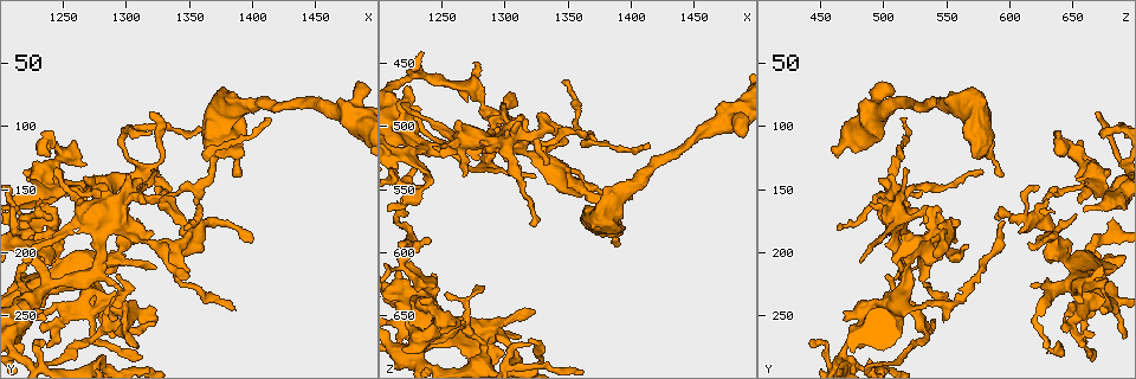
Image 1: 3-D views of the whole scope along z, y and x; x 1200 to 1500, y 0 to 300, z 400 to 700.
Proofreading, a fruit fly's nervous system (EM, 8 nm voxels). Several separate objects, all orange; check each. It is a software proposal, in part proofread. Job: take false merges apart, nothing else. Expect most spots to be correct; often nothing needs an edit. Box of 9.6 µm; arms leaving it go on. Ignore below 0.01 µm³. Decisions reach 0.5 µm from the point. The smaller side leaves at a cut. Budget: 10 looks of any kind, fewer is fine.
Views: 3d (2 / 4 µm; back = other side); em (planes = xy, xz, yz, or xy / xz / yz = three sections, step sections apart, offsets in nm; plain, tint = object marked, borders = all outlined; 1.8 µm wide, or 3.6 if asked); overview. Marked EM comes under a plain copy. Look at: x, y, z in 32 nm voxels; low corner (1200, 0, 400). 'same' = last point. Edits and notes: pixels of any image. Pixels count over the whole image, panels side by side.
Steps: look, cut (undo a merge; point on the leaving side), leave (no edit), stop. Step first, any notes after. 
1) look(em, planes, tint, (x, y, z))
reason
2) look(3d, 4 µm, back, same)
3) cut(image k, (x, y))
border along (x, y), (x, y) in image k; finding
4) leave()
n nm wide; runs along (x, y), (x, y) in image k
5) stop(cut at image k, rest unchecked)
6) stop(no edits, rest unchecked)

look(3d, 2 µm, (1272, 148, 660))
a fork

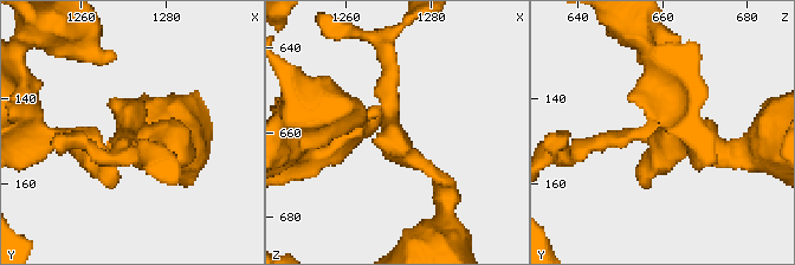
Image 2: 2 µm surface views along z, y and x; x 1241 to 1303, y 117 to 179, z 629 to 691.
look(em, yz, step 16, tint, (1269, 148, 659))
need the tissue

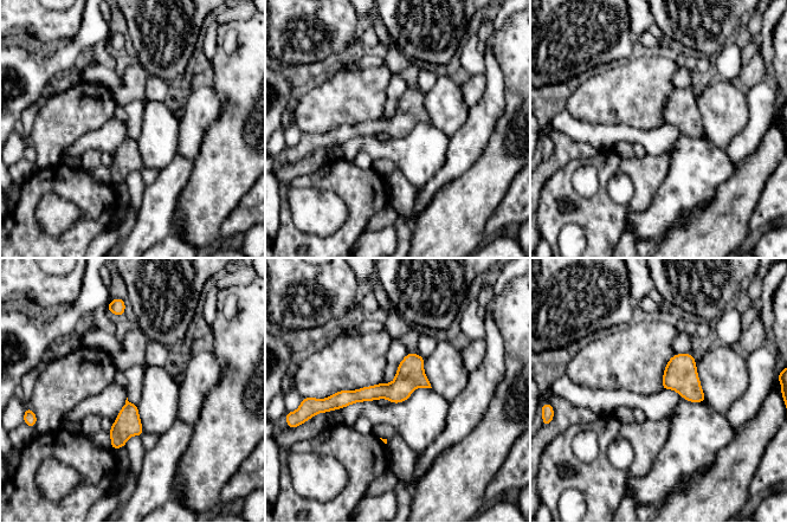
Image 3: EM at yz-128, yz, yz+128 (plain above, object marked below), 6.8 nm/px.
look(em, planes, tint, same)

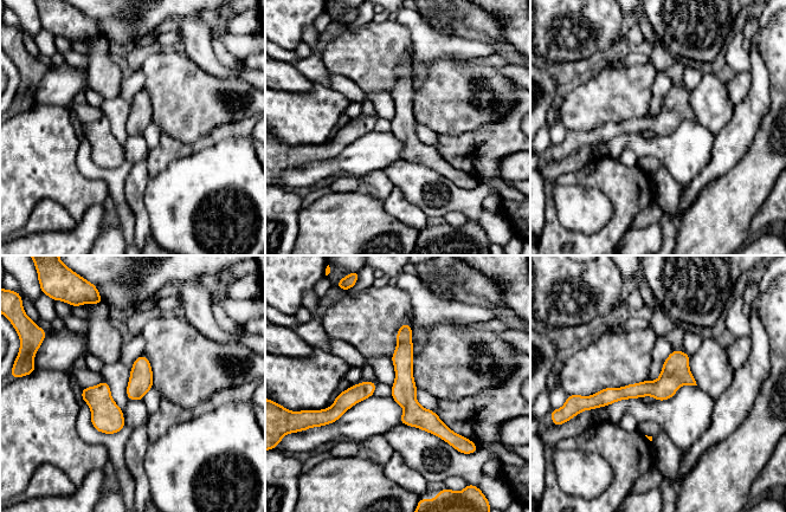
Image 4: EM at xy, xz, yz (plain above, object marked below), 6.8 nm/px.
leave()
runs along (405, 326), (404, 394), (451, 434) in image 4; one neuron here

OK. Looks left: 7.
look(em, yz, step 4, tint, (1228, 202, 524))
abrupt turn

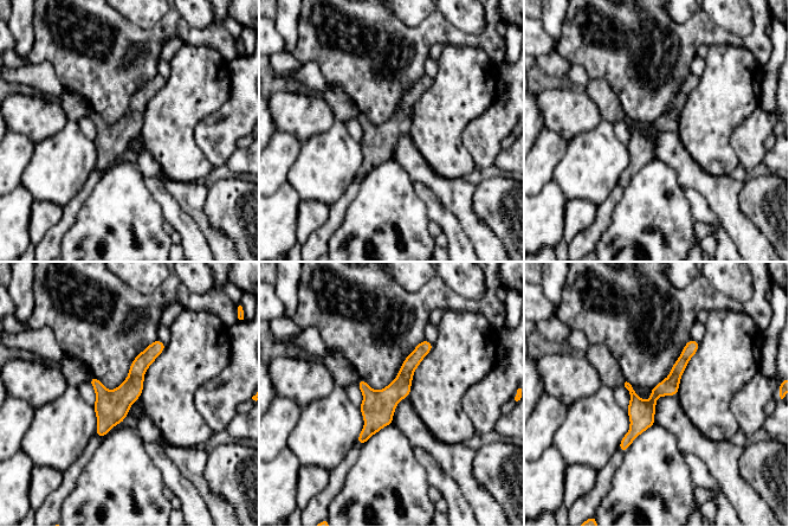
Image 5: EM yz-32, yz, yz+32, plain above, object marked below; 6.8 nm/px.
look(em, planes, tint, same)
another direction

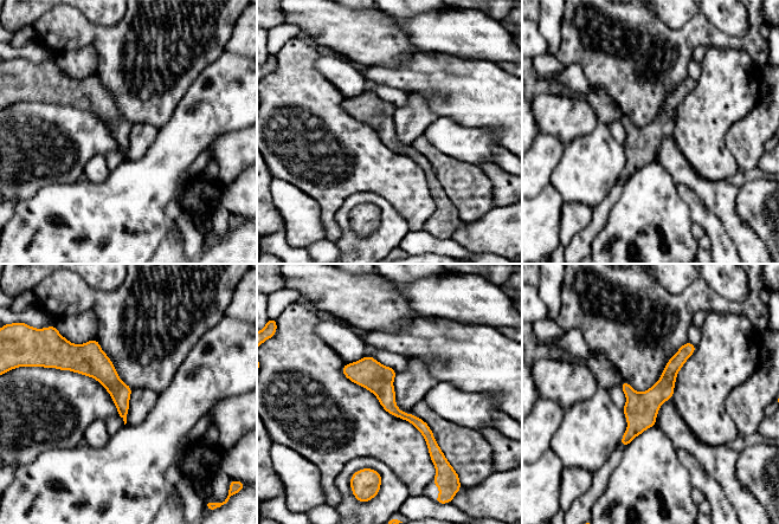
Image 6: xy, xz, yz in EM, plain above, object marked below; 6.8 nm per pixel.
leave()
140 nm wide; runs along (346, 368), (413, 419), (435, 451) in image 6; all the same neuron

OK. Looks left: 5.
look(em, xz, step 4, tint, (1322, 158, 510))
side arm on a straight run

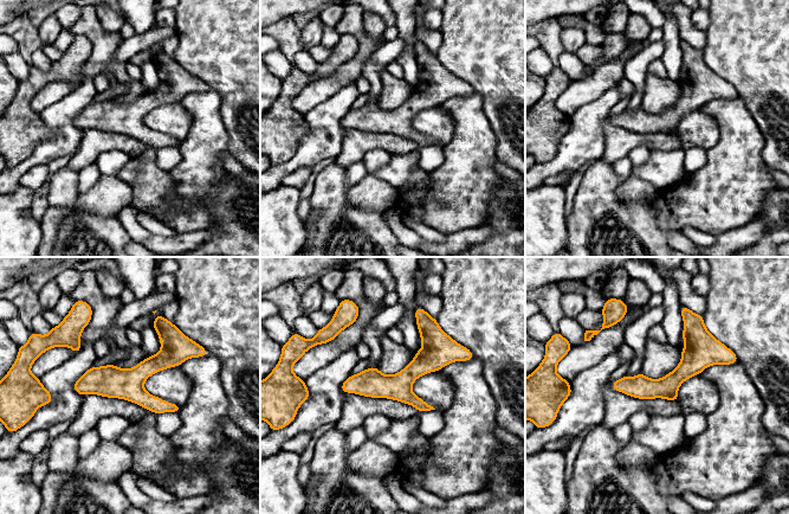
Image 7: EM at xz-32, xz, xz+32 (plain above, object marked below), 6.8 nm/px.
look(em, planes, tint, same)
another direction

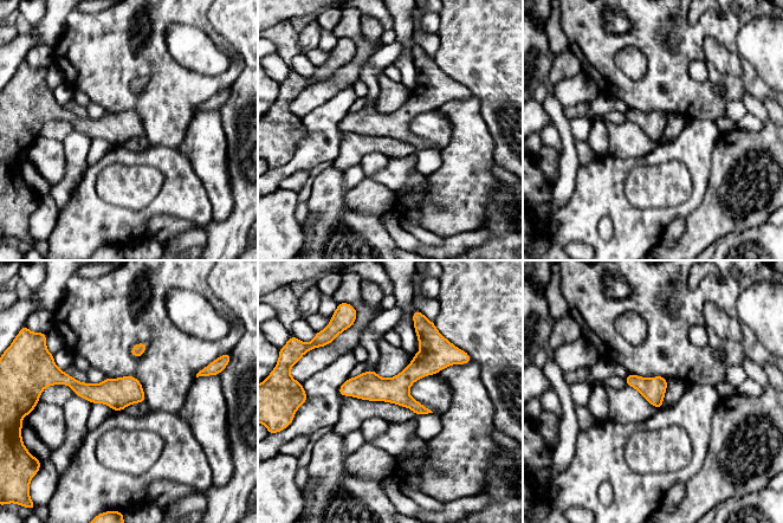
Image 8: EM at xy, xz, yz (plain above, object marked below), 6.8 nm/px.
leave()
runs along (427, 333), (395, 388), (342, 392) in image 8; one neuron here

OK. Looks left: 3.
look(em, xy, step 4, tint, (1374, 110, 578))
thin arm on a thick one

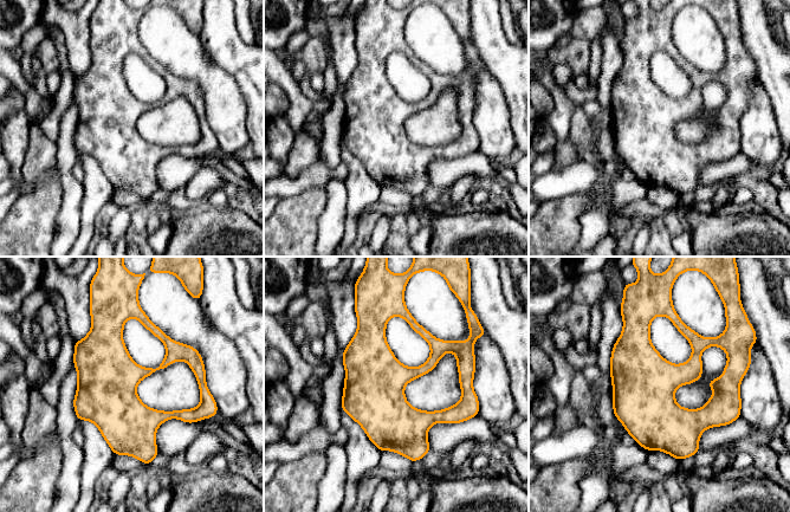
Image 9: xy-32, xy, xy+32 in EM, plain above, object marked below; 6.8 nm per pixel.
look(em, yz, step 4, borders, same)

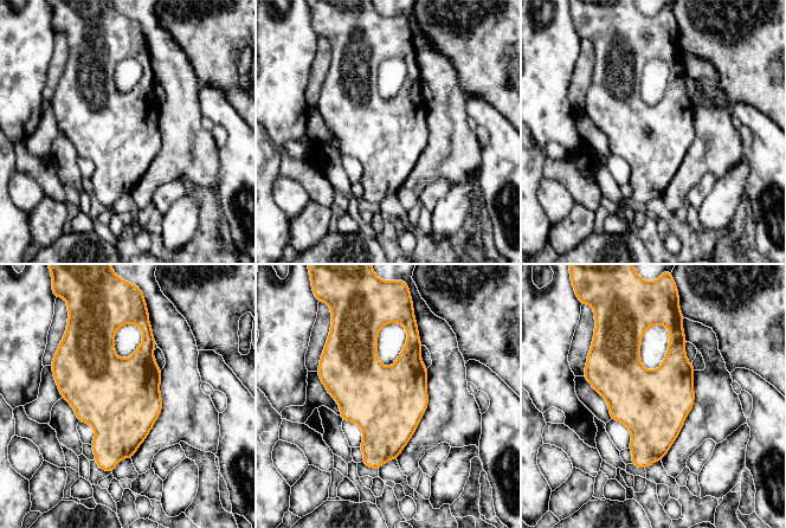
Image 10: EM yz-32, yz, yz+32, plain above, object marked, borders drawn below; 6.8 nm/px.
leave()
480 nm wide; all the same neuron

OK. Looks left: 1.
stop(no edits, rest unchecked)

